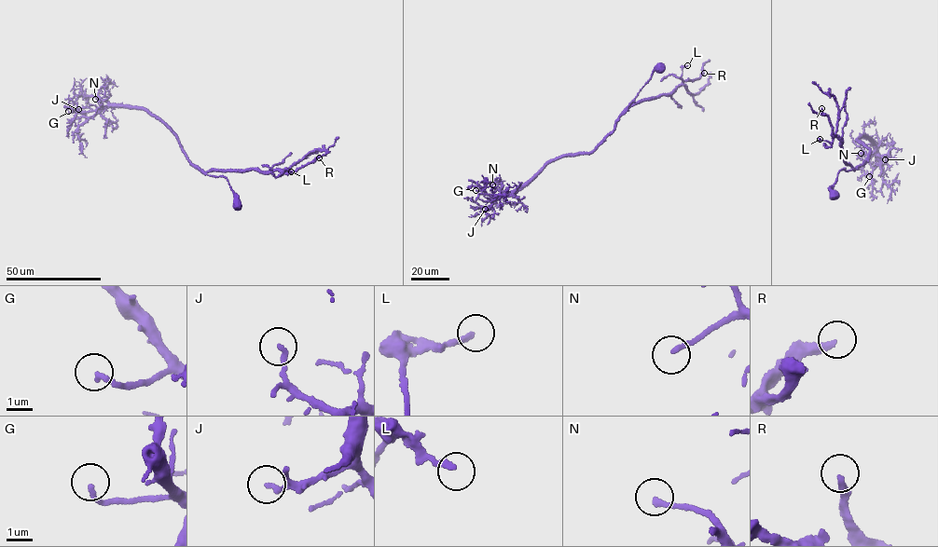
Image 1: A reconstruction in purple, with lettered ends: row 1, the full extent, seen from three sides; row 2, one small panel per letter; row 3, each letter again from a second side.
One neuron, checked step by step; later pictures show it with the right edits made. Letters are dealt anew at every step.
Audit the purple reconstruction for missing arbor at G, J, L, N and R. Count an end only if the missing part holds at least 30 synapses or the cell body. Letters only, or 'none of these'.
R

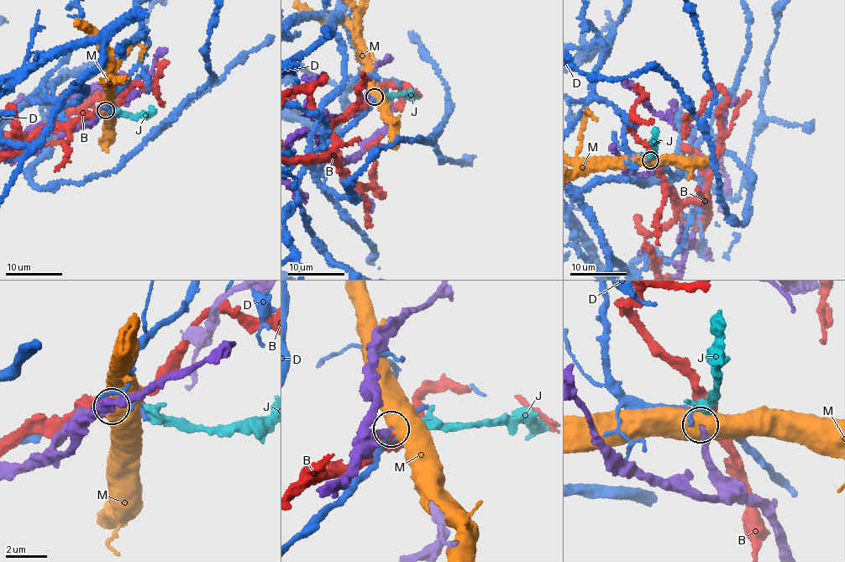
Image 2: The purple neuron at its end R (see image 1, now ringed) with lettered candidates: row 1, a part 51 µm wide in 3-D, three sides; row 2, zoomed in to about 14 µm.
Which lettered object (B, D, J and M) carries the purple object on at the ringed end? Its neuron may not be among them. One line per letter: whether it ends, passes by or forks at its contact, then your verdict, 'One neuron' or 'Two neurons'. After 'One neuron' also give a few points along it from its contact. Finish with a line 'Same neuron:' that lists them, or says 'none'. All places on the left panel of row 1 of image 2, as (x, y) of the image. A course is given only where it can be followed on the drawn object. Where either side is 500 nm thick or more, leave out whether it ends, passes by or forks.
B: Two neurons
D: It passes by. Two neurons
J: It ends there. One neuron
M: Two neurons
Same neuron: J

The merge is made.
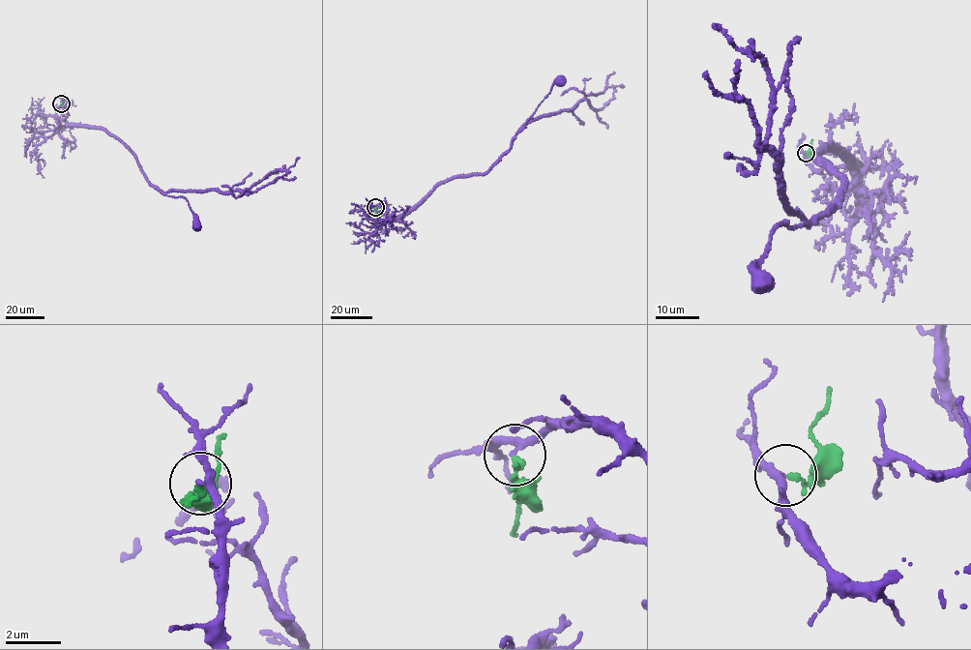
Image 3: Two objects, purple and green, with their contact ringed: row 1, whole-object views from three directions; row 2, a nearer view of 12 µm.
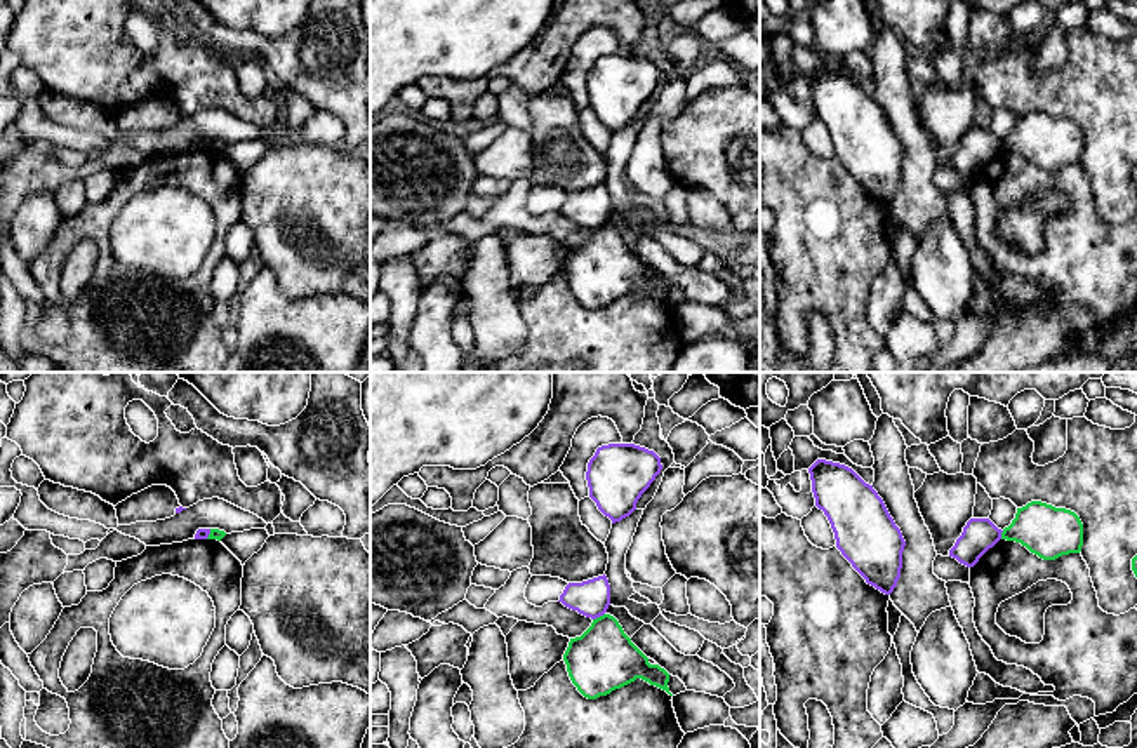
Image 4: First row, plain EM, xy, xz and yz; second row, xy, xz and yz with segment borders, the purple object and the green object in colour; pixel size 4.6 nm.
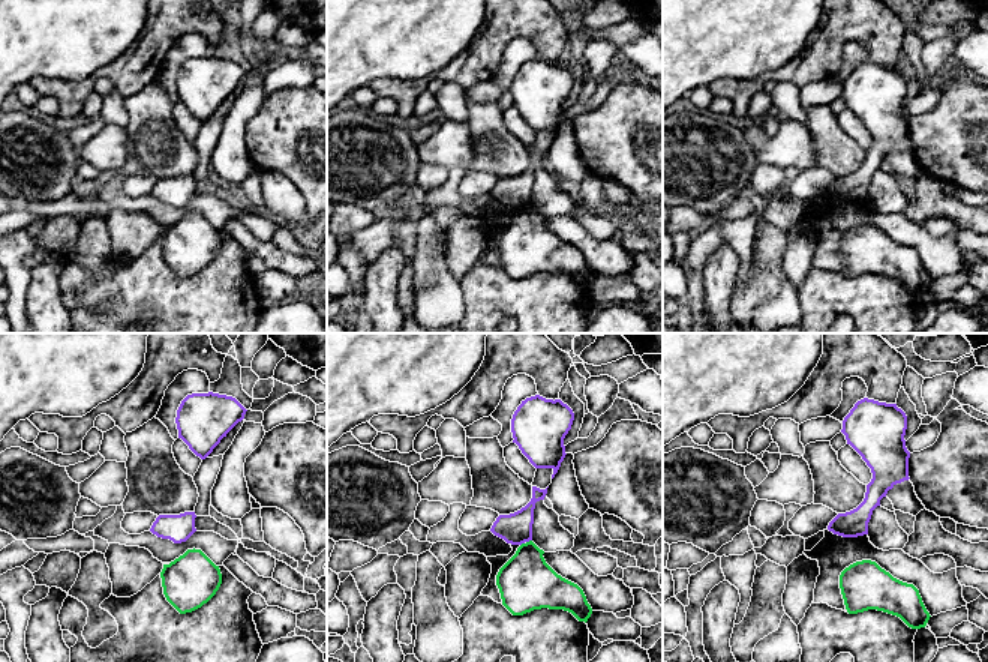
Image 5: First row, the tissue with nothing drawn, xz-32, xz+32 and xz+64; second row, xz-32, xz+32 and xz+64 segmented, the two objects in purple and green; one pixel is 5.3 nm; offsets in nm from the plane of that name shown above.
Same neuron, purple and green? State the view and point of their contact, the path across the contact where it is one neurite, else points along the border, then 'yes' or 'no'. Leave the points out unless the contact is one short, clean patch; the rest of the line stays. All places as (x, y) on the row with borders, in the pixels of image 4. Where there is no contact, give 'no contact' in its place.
xz (598, 616) | along xz (604, 613), (593, 620) | no

